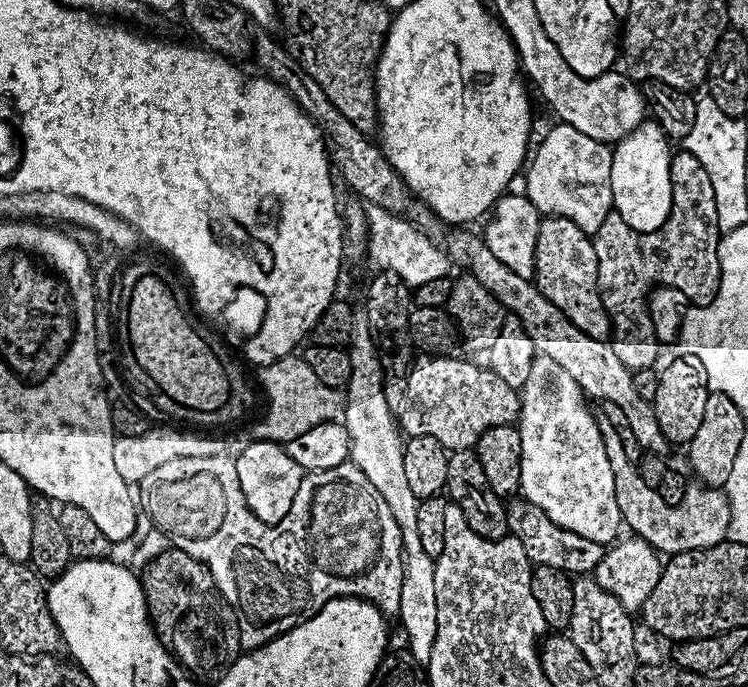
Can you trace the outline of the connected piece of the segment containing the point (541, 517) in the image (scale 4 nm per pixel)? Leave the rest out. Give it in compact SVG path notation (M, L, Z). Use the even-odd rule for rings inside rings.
M513 499L507 505L507 509L509 533L520 537L528 559L533 565L554 566L554 570L562 570L569 574L595 573L598 562L602 562L604 557L605 545L590 542L590 538L582 538L582 534L574 534L574 530L558 526L558 522L551 520L543 510L531 504L529 500Z

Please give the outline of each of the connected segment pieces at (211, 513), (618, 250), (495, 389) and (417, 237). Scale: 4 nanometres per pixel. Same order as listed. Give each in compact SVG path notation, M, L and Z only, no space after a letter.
M221 454L211 456L210 458L177 458L175 462L165 462L162 466L158 466L158 470L146 474L146 478L140 480L138 485L138 504L142 509L143 515L145 512L152 519L151 527L155 531L164 532L169 536L171 547L190 554L195 560L202 562L208 567L216 583L216 588L224 596L224 601L236 611L238 626L240 627L241 649L251 650L260 648L264 644L269 644L275 636L280 636L283 632L288 632L290 629L298 627L299 624L306 622L314 614L318 614L318 610L322 610L322 606L328 600L335 600L342 596L355 596L358 600L368 600L379 612L383 612L385 617L392 618L397 615L399 602L401 601L403 580L328 580L328 576L320 576L320 572L316 572L316 568L312 568L312 564L308 564L308 560L304 560L304 544L300 544L300 536L304 536L304 532L300 532L300 515L286 514L286 518L282 522L261 524L260 519L246 506L244 495L238 486L236 461L231 455L229 457L228 454Z
M683 150L672 158L672 209L658 230L635 232L615 211L598 226L592 236L594 254L598 258L598 290L602 306L608 311L612 349L622 366L635 370L657 363L652 352L628 352L628 328L632 332L646 333L651 329L648 300L654 288L664 285L680 290L692 306L709 304L715 298L720 289L718 246L721 235L710 174L706 174L694 154Z
M417 355L406 380L406 400L408 405L404 413L398 416L398 424L408 436L429 436L438 438L442 446L452 452L475 449L478 438L494 426L515 425L520 419L520 394L517 389L507 385L502 378L495 375L488 366L479 368L468 360L455 360L455 355L434 356Z
M372 204L365 205L365 216L368 240L364 260L372 268L371 271L392 272L410 288L430 282L433 278L449 275L452 263L447 251L426 237L411 222Z

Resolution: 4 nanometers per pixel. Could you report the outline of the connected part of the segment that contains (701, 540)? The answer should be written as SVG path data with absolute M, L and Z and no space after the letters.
M601 419L599 430L603 435L610 468L614 473L614 496L617 499L620 518L633 535L642 537L652 548L666 556L706 549L727 539L732 511L727 495L721 489L692 484L677 507L667 506L656 488L646 485L635 463L626 457L626 450L622 449L622 440L615 433L614 426Z

